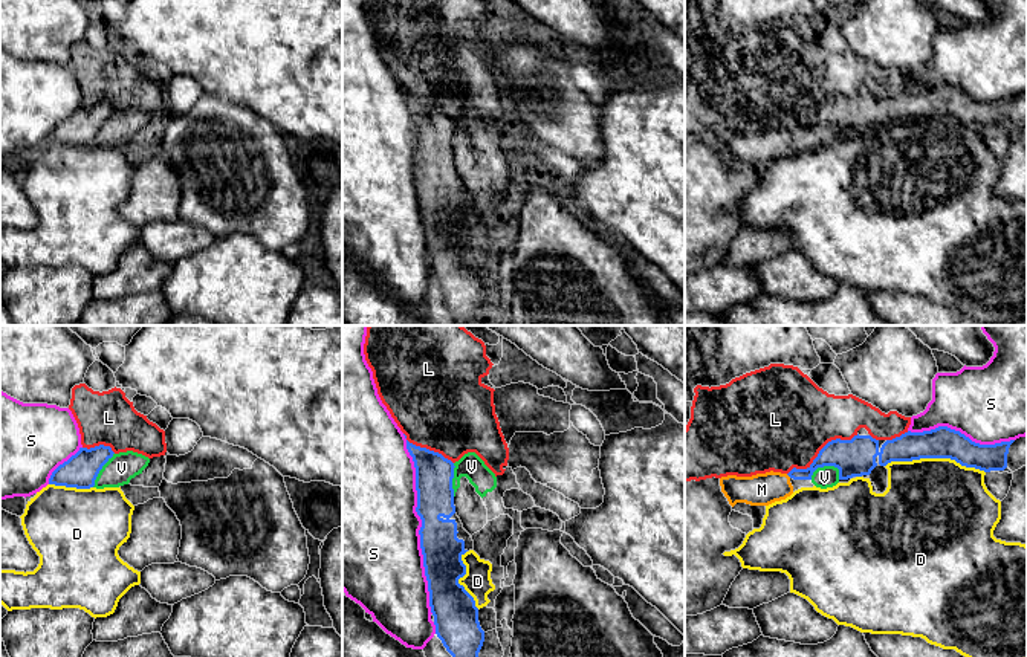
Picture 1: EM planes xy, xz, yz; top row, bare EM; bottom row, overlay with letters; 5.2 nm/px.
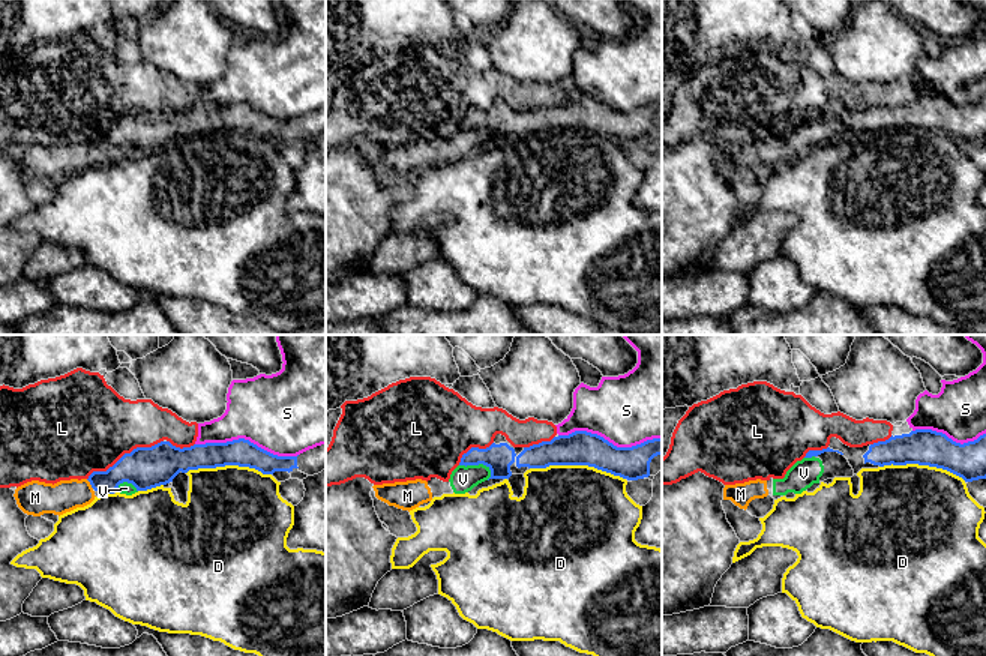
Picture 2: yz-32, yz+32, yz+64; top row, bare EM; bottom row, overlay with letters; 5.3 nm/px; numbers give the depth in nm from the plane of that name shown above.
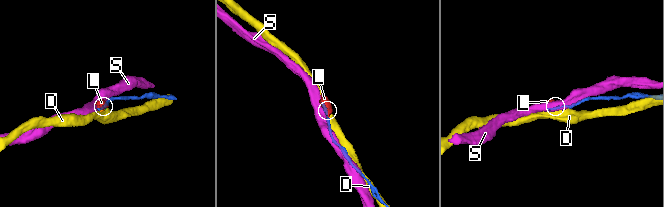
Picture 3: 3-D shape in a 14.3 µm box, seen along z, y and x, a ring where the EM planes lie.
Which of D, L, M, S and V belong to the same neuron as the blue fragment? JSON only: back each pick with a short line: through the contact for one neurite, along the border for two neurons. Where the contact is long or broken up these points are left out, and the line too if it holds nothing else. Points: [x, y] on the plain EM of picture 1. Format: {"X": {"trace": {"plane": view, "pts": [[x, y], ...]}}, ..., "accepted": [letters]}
{"accepted": []}

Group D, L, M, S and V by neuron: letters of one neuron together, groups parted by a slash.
D / L / M V / S

